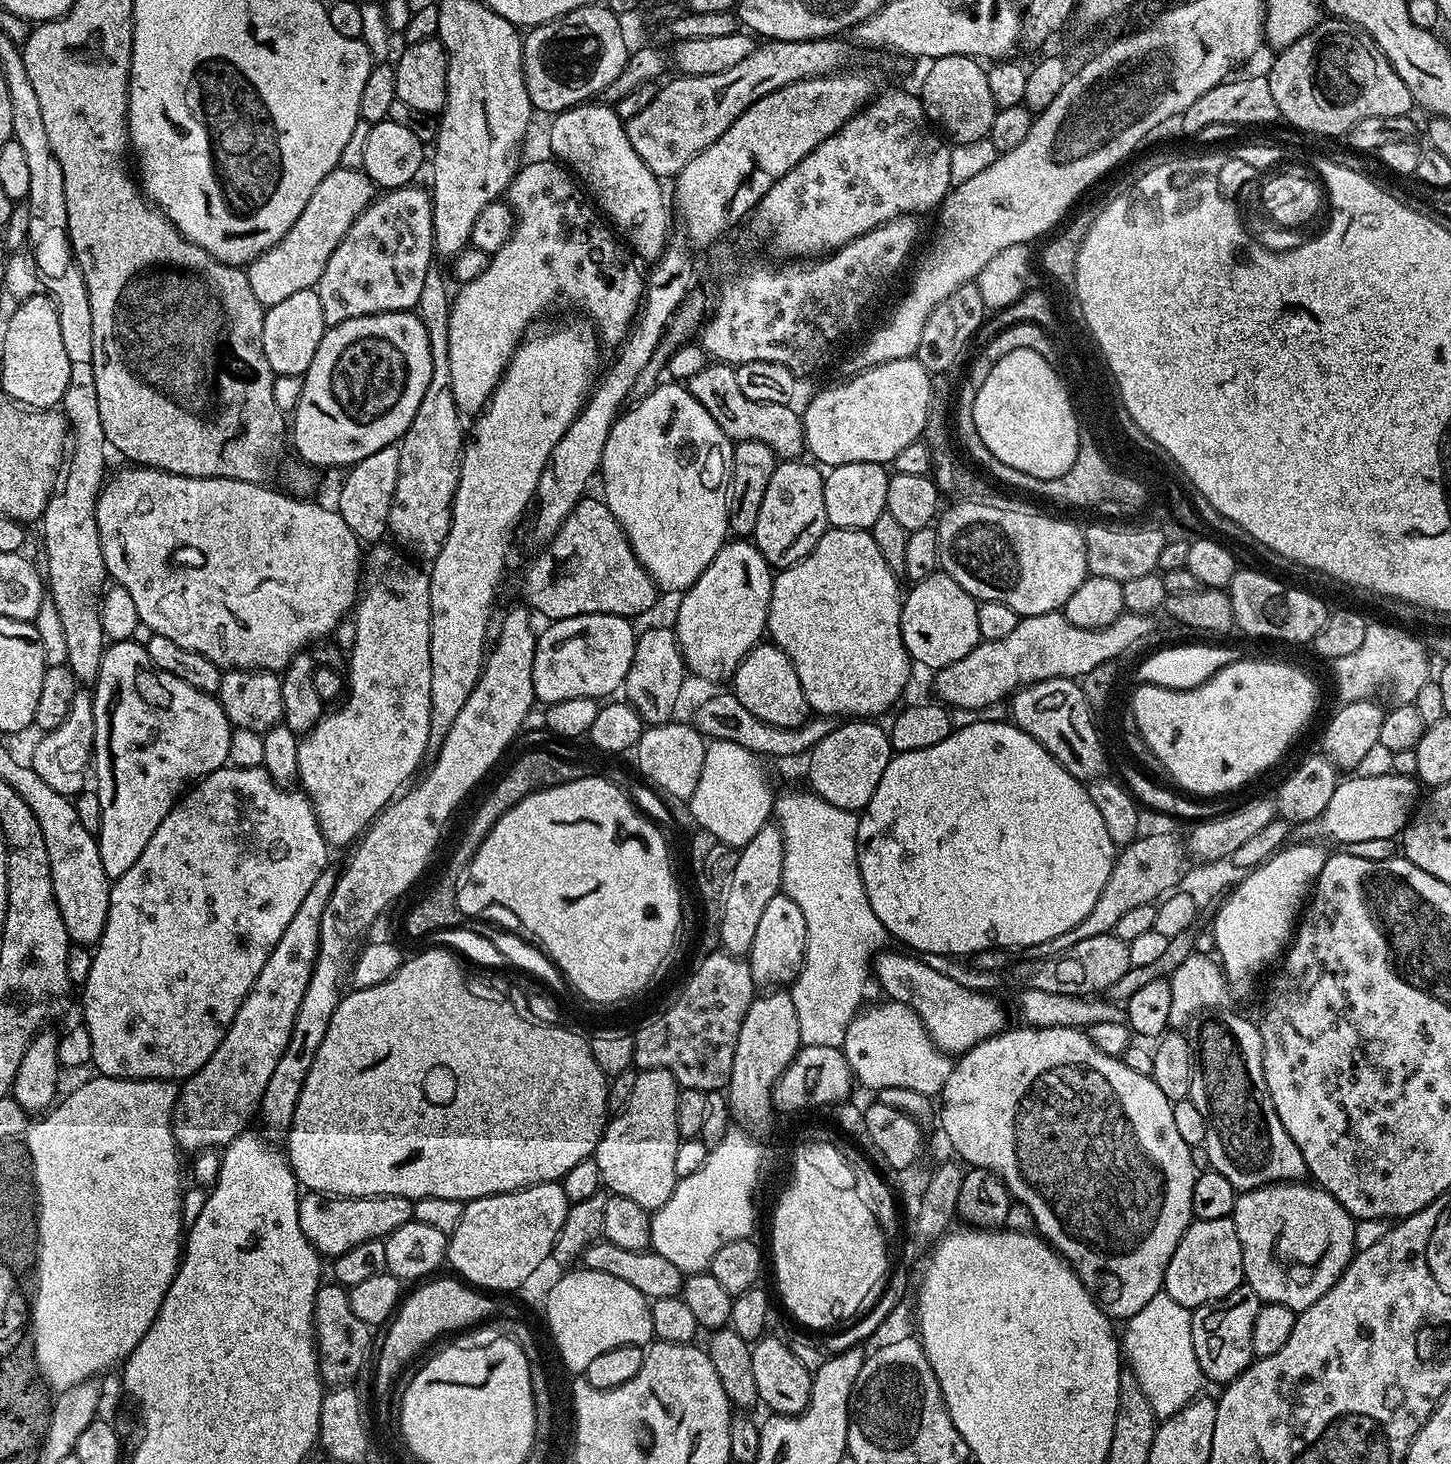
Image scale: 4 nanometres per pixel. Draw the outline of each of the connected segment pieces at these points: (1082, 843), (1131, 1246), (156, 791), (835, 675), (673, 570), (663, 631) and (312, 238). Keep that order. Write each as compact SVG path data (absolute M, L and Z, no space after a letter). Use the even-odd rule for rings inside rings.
M999 720L974 722L965 728L955 729L942 738L938 746L926 746L926 750L895 753L859 817L858 870L862 874L870 907L874 914L878 914L878 921L882 922L889 937L897 936L916 954L929 952L932 956L972 958L989 950L1032 950L1037 944L1059 941L1094 910L1094 902L1098 902L1098 894L1102 894L1118 855L1118 846L1110 838L1106 822L1102 822L1102 814L1098 814L1098 806L1094 806L1094 798L1090 798L1085 781L1070 775L1037 740L1030 738L1030 734L1011 722Z
M1021 1027L1013 1032L1006 1030L991 1036L989 1040L984 1040L963 1053L953 1063L952 1073L946 1078L944 1089L938 1096L938 1100L944 1103L944 1109L941 1112L939 1109L938 1120L940 1116L945 1138L961 1157L956 1156L965 1165L985 1168L1000 1177L1013 1201L1025 1204L1030 1214L1034 1214L1035 1231L1071 1264L1073 1270L1079 1274L1080 1281L1088 1287L1088 1293L1096 1299L1096 1305L1113 1321L1126 1322L1131 1316L1138 1314L1138 1310L1142 1310L1142 1306L1146 1306L1146 1302L1150 1302L1154 1294L1162 1291L1166 1266L1170 1266L1170 1258L1174 1258L1174 1250L1178 1250L1182 1234L1186 1234L1188 1225L1194 1219L1192 1199L1198 1167L1192 1161L1193 1149L1178 1134L1172 1108L1174 1104L1162 1094L1151 1076L1130 1070L1119 1056L1102 1054L1098 1046L1094 1046L1087 1031L1078 1028Z
M117 640L105 647L91 698L96 727L93 736L94 789L101 802L98 843L102 870L106 870L109 878L115 878L126 874L126 870L138 862L138 854L146 850L146 842L154 838L154 830L162 826L162 818L170 814L189 785L229 763L228 751L232 748L234 729L213 693L198 690L182 682L182 678L174 678L174 674L166 674L166 670L154 666L147 647L133 640Z
M829 527L827 532L822 534L818 546L810 550L806 558L802 558L796 564L789 568L781 568L775 573L772 582L772 597L770 598L770 610L768 611L767 635L771 643L778 645L790 658L794 670L798 674L798 682L802 682L802 694L806 694L806 702L813 713L821 716L830 716L833 718L876 718L879 712L884 712L900 695L904 692L904 687L908 684L908 679L912 676L914 661L909 656L902 630L900 629L900 606L902 603L902 588L897 573L886 566L886 558L882 558L882 550L874 543L871 531L863 528L833 528Z
M657 383L650 394L639 397L629 412L623 411L613 421L598 480L604 483L604 503L628 535L638 562L652 575L657 589L683 594L698 582L702 570L714 562L714 554L729 539L728 483L734 444L683 383L664 383Z
M671 627L648 628L637 635L634 658L630 662L622 692L627 703L638 710L645 725L667 724L675 717L672 715L676 712L676 703L684 688L684 676L686 677L686 665L675 631Z
M341 167L330 170L330 174L318 182L318 190L310 194L310 202L306 202L306 210L298 214L298 222L294 222L294 226L270 250L247 265L254 298L258 298L265 309L270 309L290 298L290 294L298 294L298 290L315 288L318 278L322 278L322 270L326 270L326 262L330 262L330 254L334 254L356 219L377 195L376 185L363 170Z

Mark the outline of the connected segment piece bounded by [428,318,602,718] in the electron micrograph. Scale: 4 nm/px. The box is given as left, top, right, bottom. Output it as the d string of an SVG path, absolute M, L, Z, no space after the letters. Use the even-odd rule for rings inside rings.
M587 318L579 319L568 320L565 324L558 325L557 328L546 329L545 332L534 333L535 331L533 331L531 335L520 341L520 345L516 347L516 353L513 354L508 368L498 382L498 386L492 391L491 400L484 405L482 411L475 417L475 420L477 420L476 425L472 428L472 437L470 434L464 445L460 462L461 474L458 478L456 493L453 496L452 521L450 522L449 533L446 534L445 544L442 546L441 552L437 554L435 560L431 561L428 578L430 582L430 614L432 615L432 625L430 626L430 714L434 718L440 716L440 704L452 704L450 708L453 713L462 710L462 706L466 706L466 698L470 698L474 686L480 681L480 673L484 671L486 645L489 643L488 619L492 616L492 603L496 600L496 591L500 588L500 579L504 576L504 567L508 564L508 551L512 548L512 531L519 526L524 511L527 508L529 511L536 495L540 475L548 464L554 446L560 441L562 434L566 434L569 426L576 421L576 416L584 407L594 387L594 381L597 379L596 367L600 364L600 348L602 349L601 341L598 339L598 329L593 321Z

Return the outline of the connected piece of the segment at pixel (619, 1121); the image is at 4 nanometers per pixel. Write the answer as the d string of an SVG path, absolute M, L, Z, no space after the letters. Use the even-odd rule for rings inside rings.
M646 1068L637 1071L630 1102L609 1119L594 1153L600 1179L609 1193L630 1198L630 1202L638 1202L638 1206L649 1210L660 1208L666 1198L674 1194L678 1179L674 1158L682 1139L678 1130L680 1090L680 1083L670 1070Z

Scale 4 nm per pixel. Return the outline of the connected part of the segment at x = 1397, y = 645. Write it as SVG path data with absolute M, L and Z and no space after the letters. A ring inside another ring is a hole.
M1371 621L1357 650L1332 662L1339 699L1343 703L1367 700L1378 695L1380 690L1388 689L1394 690L1397 703L1413 703L1419 688L1432 678L1428 660L1430 656L1422 640L1396 626Z

